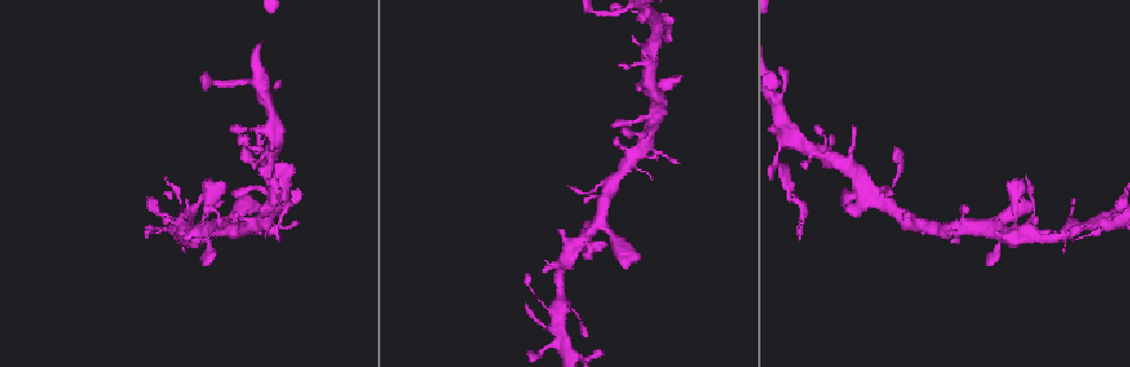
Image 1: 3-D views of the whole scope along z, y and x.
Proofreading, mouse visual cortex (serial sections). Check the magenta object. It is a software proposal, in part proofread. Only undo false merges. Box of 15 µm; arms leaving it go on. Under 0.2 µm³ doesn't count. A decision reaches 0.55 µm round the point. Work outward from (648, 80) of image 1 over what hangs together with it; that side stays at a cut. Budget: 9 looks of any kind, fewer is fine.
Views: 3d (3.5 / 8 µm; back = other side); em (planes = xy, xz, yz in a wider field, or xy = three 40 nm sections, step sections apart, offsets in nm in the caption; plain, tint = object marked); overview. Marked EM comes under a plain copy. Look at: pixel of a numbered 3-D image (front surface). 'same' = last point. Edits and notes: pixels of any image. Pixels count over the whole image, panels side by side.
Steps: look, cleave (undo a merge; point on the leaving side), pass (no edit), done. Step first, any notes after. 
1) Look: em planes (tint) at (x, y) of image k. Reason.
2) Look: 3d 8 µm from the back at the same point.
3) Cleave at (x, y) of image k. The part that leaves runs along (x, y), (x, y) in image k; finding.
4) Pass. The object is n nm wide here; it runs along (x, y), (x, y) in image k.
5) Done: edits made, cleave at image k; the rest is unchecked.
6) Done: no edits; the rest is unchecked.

Look: 3d 3.5 µm at (866, 185) of image 1. Arms part here.

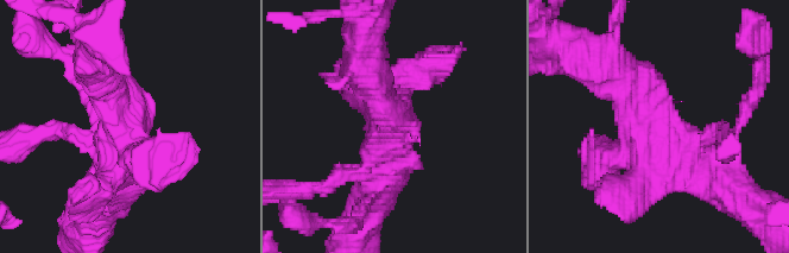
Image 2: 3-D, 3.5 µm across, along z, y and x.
Look: em xy step 3 (tint) at (652, 122) of image 2. Shape alone is not enough.

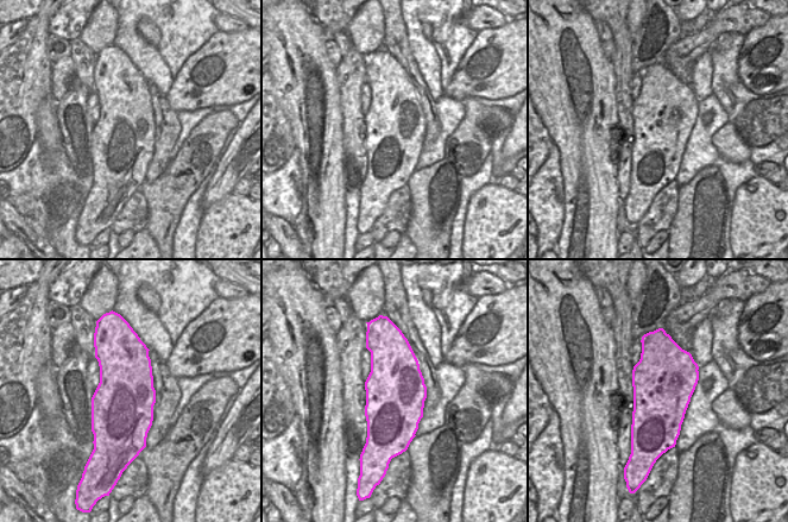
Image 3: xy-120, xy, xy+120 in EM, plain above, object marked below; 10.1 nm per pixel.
Pass. It runs along (600, 65), (686, 160), (711, 178) in image 2; all the same cell.

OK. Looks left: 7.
Look: 3d 3.5 µm at (774, 162) of image 1. Abrupt turn.

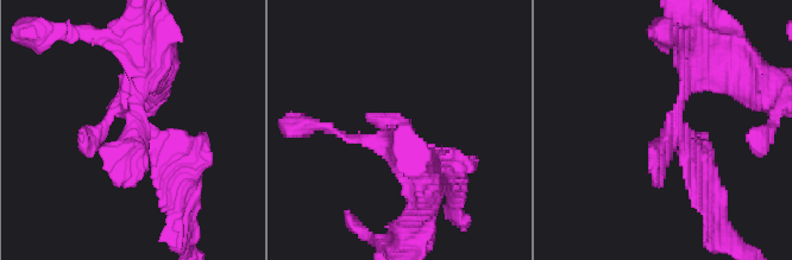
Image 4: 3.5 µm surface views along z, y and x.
Look: em planes (tint) at (676, 125) of image 4.

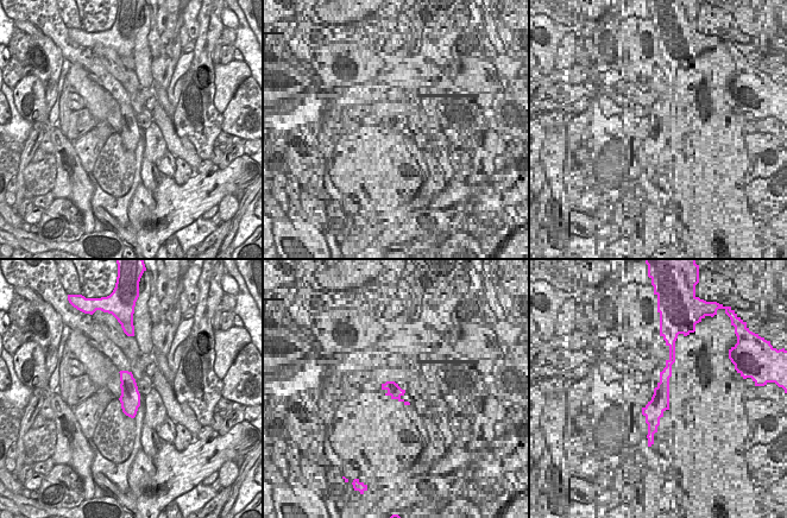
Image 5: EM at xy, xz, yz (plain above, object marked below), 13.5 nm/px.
Cleave at (454, 170) of image 4. The part that leaves runs along (151, 139), (187, 167), (183, 233) in image 4; a second cell is stuck on.

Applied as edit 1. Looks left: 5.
Look: 3d 8 µm at (200, 226) of image 1. Arms part here.

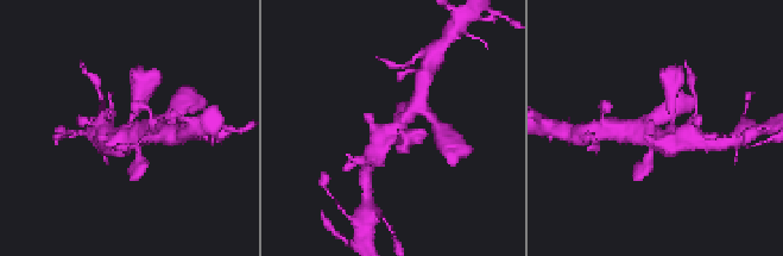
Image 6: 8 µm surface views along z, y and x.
Look: em xy step 2 (tint) at (393, 138) of image 6.

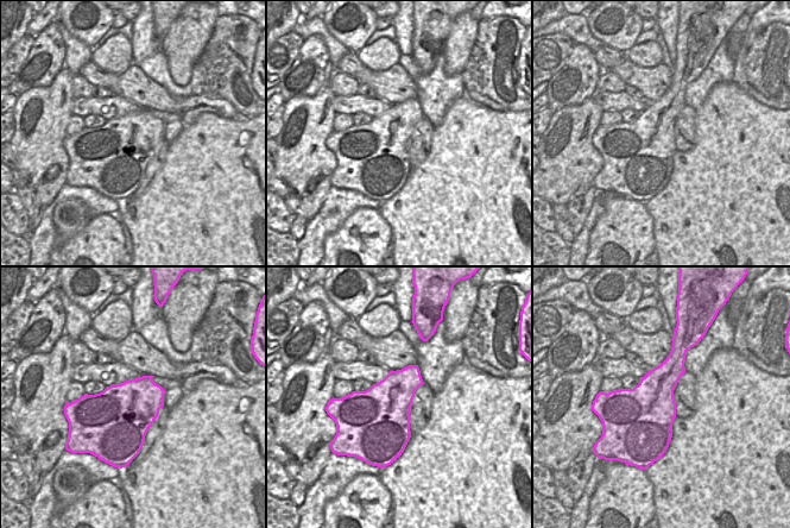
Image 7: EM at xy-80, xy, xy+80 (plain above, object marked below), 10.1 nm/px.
Pass. The object is 600 nm wide here; it runs along (415, 107), (380, 142), (372, 160) in image 6; continuous, no second cell.

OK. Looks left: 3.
Look: 3d 8 µm at (193, 213) of image 1.

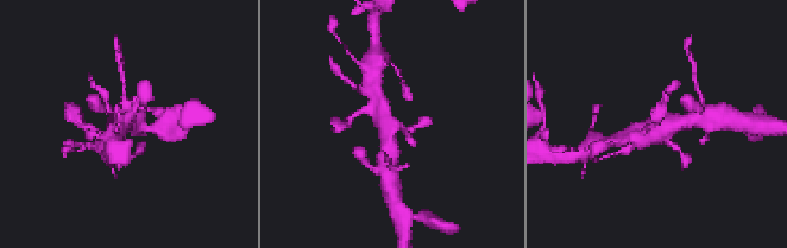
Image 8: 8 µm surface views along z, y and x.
Look: 3d 3.5 µm at (386, 120) of image 8. Closer look.

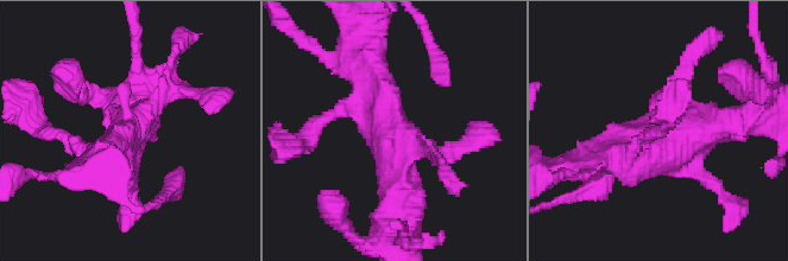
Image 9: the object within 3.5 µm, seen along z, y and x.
Look: em xy step 5 (tint) at (130, 125) of image 9.

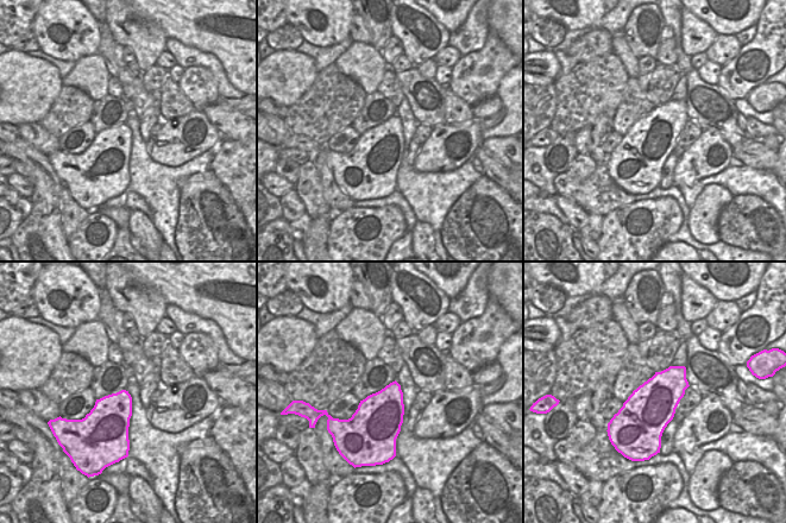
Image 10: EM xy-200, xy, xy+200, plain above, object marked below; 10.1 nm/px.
Pass. The arms are 200, 200, 400, 450 nm wide; it runs along (373, 70), (398, 138), (456, 150) in image 9; all the same cell.

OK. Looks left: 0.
Done: edits made, cleave at image 4; the rest is unchecked.

